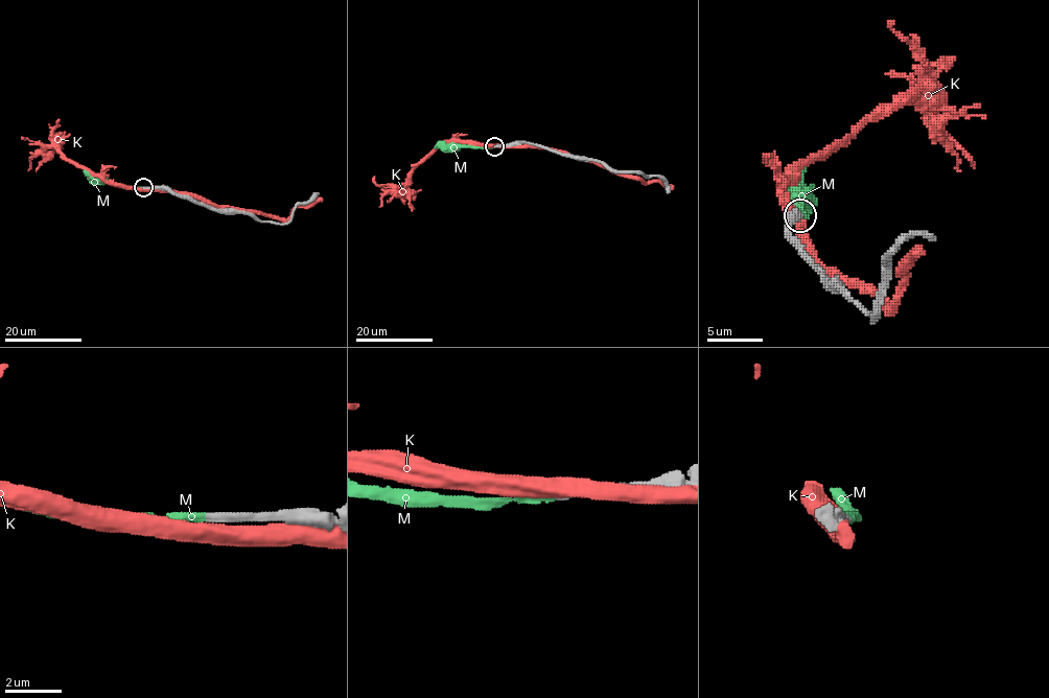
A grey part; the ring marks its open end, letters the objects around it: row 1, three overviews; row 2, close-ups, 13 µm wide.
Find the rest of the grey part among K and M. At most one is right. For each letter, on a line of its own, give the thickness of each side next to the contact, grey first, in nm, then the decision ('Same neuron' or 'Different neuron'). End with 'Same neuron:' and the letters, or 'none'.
K: Thickness 380 nm (grey) against 600 nm. Different neuron
M: Thickness 320 nm (grey) against 300 nm. Same neuron
Same neuron: M

